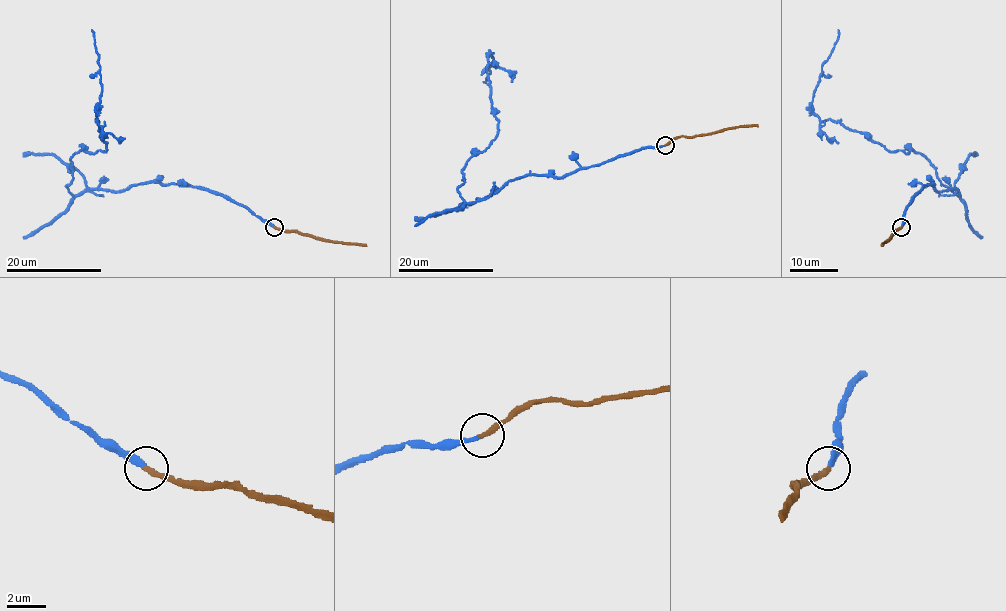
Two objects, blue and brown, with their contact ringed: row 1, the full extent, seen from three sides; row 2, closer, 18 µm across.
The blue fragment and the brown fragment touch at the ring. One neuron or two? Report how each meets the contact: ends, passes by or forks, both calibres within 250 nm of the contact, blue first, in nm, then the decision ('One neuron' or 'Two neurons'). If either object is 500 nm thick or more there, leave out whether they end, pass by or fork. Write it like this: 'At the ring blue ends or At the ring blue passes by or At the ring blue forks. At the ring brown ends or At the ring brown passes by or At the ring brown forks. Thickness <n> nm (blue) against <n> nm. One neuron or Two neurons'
At the ring blue ends. At the ring brown ends. Thickness 260 nm (blue) against 280 nm. One neuron

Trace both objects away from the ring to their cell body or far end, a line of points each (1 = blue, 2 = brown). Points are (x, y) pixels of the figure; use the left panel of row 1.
1: (274, 226), (183, 185), (73, 195), (71, 158), (106, 150), (91, 30)
2: (274, 226), (348, 244), (367, 246)

